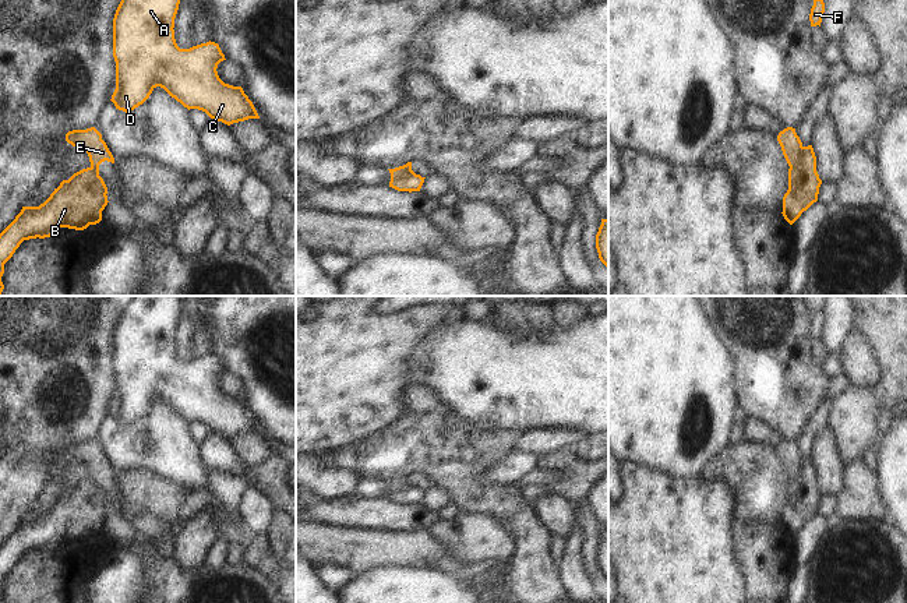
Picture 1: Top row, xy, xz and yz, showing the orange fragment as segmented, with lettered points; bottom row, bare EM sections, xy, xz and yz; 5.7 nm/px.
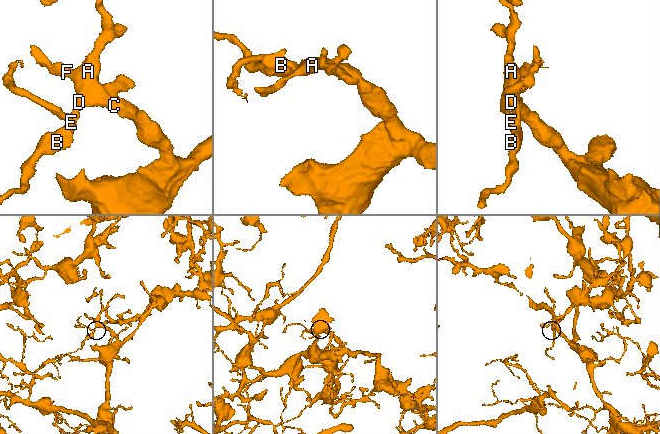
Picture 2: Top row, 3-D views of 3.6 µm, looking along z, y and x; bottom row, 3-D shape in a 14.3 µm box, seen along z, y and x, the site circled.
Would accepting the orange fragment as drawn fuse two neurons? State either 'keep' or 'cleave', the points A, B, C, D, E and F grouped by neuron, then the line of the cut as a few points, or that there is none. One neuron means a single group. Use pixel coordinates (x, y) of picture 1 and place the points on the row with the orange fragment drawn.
cleave; groups A B C D F / E; cut yz (803, 147), (798, 164), (790, 168)

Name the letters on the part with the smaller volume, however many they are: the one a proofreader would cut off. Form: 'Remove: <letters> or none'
Remove: E.

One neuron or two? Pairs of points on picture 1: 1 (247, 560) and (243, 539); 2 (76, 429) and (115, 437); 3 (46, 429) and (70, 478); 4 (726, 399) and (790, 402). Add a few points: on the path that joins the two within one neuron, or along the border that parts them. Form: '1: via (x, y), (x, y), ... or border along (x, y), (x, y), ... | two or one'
1: border along (253, 538), (246, 547) | two
2: border along (101, 425), (94, 438) | two
3: border along (64, 451), (48, 457), (48, 476) | two
4: border along (734, 367), (734, 390), (738, 402) | two

